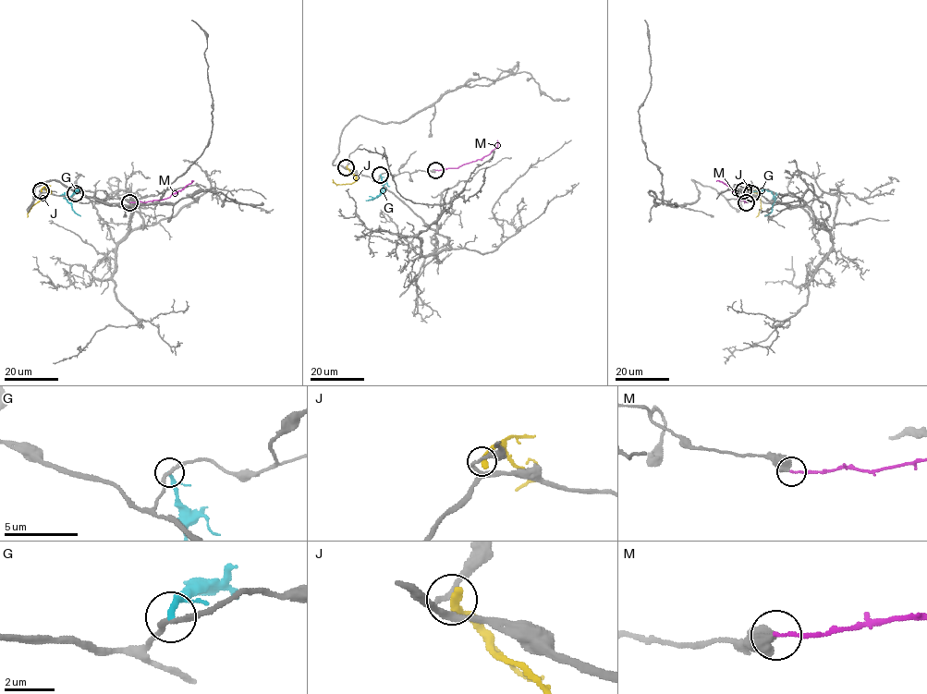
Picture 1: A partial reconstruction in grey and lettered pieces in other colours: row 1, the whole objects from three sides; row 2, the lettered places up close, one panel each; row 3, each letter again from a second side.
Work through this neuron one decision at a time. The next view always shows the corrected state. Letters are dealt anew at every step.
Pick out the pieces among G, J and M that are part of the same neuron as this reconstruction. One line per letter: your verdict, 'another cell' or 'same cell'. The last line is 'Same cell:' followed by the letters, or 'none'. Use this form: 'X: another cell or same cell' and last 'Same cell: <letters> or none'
G: another cell
J: another cell
M: another cell
Same cell: none

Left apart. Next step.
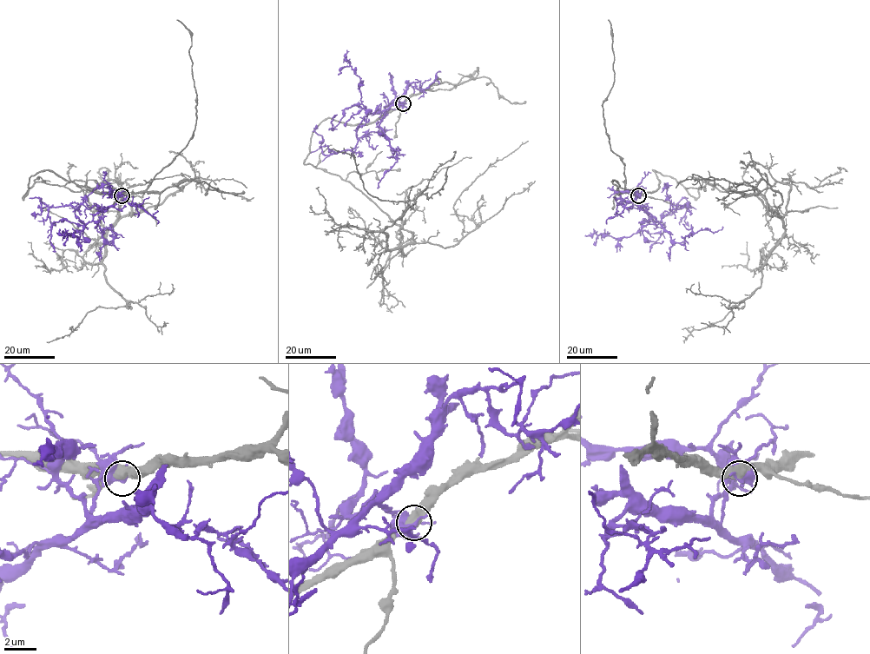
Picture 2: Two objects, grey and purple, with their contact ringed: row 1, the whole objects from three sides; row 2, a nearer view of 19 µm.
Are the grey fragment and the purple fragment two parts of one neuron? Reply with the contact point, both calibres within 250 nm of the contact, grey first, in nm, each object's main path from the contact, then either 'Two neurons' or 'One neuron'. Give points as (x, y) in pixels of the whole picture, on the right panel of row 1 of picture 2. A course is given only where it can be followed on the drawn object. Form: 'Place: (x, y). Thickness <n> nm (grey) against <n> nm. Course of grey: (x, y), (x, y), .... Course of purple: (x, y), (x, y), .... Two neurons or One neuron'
Place: (638, 195). Thickness 500 nm (grey) against 320 nm. Course of grey: (638, 195), (659, 188), (653, 170), (695, 198), (702, 181), (760, 194), (782, 221), (761, 285), (684, 342). Course of purple: (638, 195), (636, 203), (649, 223), (658, 224), (689, 202), (682, 198), (672, 214), (661, 218). Two neurons

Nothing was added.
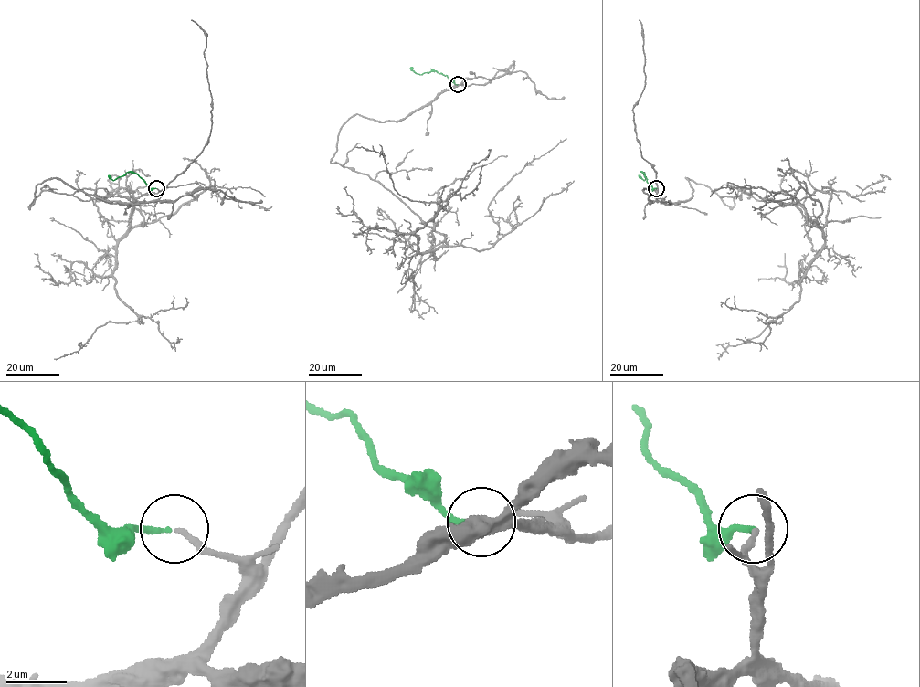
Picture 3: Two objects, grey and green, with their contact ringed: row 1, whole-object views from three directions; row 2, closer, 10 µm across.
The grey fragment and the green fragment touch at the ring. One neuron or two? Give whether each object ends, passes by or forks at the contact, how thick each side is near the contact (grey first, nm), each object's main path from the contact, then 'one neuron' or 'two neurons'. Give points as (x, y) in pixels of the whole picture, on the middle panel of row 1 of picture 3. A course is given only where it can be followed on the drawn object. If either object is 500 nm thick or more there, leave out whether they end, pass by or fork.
grey ends there; green ends there; 170 nm thick on the grey side, 160 nm on the other; grey runs (458, 85), (354, 114), (330, 162), (447, 245), (418, 251), (439, 204), (356, 147); green runs (458, 85), (447, 76), (435, 71), (417, 73), (410, 67); one neuron

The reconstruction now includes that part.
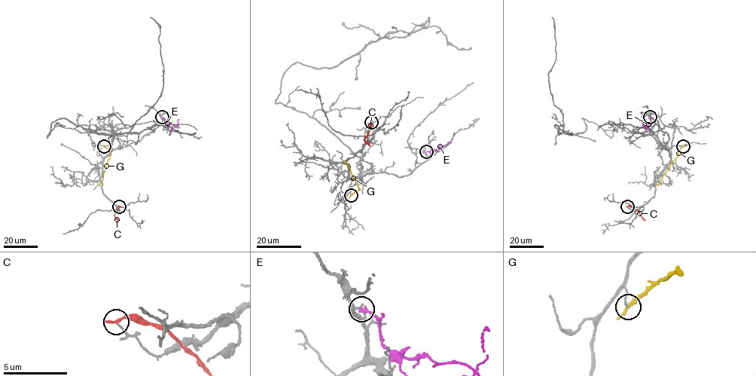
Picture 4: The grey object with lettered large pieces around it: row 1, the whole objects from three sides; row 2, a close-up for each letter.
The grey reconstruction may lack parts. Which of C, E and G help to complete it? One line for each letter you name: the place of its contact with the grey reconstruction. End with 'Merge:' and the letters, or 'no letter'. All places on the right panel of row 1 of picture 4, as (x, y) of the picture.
Merge: no letter

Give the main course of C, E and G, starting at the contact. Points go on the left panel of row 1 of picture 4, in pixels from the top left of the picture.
C: (120, 206), (114, 215), (118, 220)
E: (162, 117), (168, 123), (176, 126), (171, 132)
G: (104, 146), (111, 155), (100, 185)

